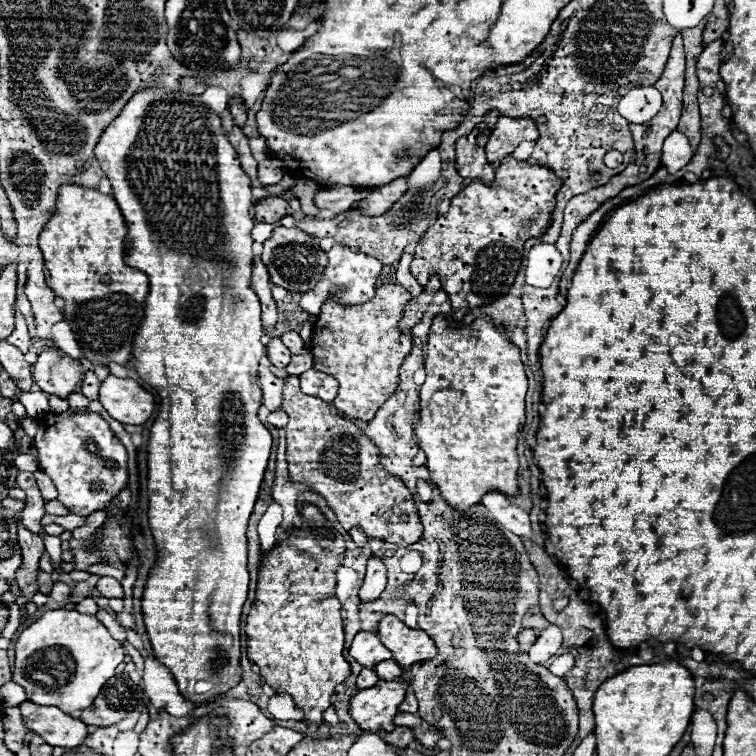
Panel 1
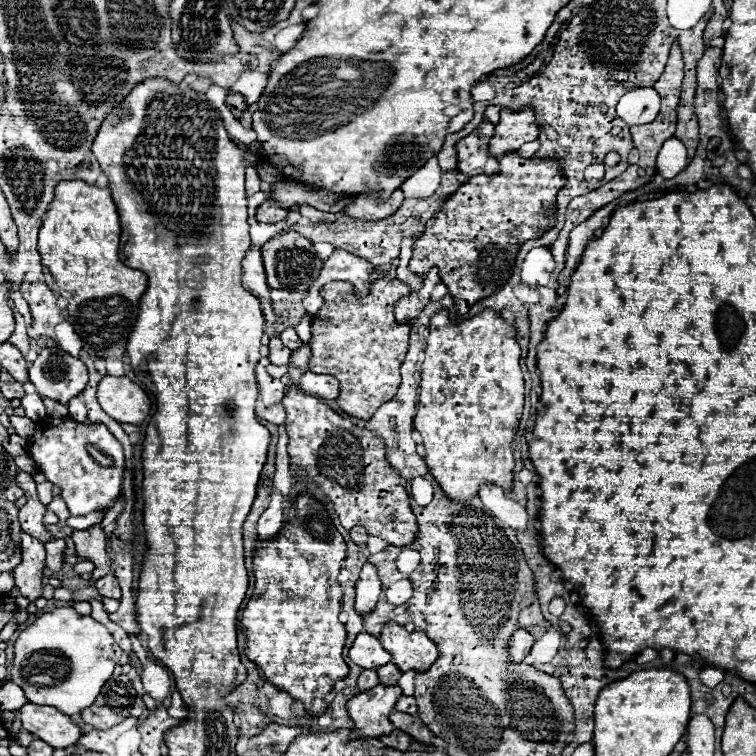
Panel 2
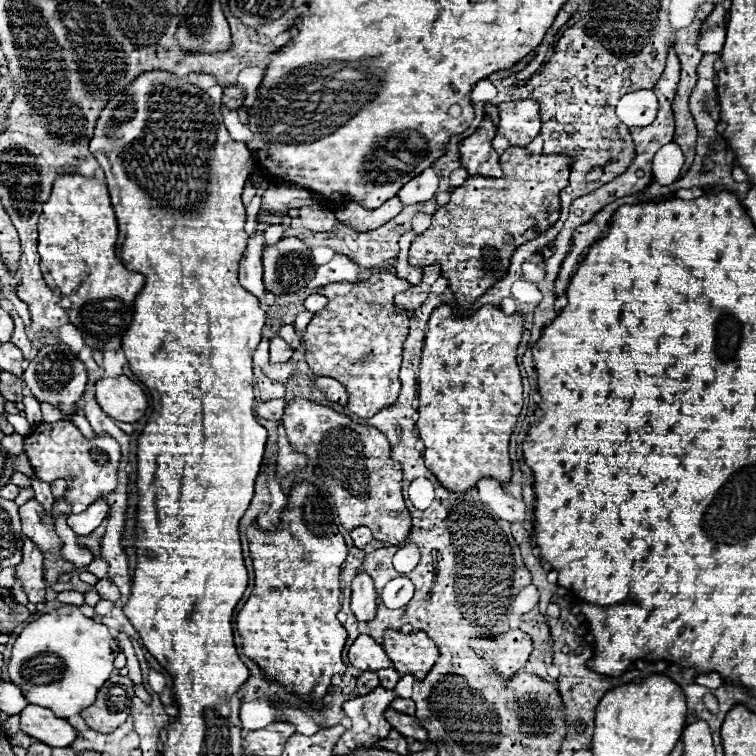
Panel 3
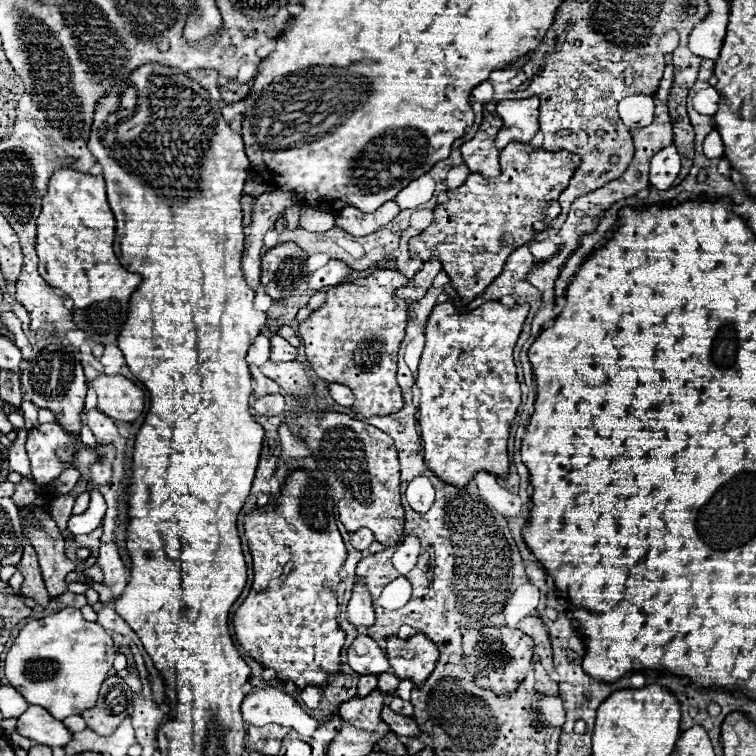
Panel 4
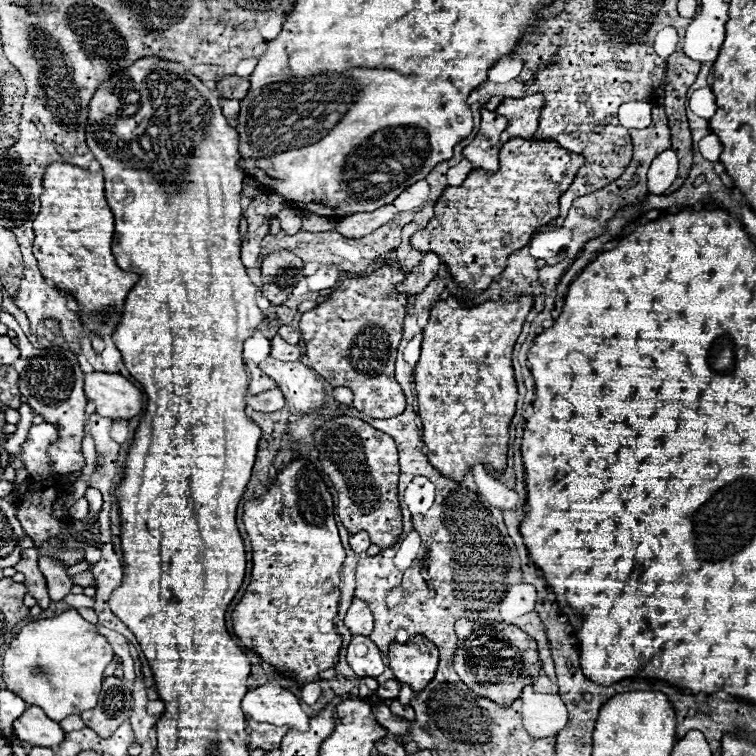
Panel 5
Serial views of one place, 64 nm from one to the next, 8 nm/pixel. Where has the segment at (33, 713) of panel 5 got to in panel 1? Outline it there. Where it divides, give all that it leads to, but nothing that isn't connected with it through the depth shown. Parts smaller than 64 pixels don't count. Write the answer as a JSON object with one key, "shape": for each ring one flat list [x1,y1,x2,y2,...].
{"shape":[[26,700,24,704,20,704,20,710,26,726,32,732,40,734,50,746,62,746,66,750,78,748,90,734,88,724,64,714,56,706,38,706]]}

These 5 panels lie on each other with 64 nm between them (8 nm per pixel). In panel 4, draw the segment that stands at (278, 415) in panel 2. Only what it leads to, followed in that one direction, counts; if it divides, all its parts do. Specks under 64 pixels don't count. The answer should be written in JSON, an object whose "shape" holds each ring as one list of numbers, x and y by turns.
{"shape":[[272,394,272,396,256,398,252,408,262,416,278,416,278,414,284,412,284,396,282,394]]}

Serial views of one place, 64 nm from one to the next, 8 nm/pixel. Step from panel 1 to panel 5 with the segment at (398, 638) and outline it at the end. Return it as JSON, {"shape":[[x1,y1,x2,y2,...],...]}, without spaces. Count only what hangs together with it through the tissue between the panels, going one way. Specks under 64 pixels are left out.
{"shape":[[420,634,404,644,392,642,386,656,394,678,402,684,410,684,414,692,422,690,434,678,438,666,438,648]]}

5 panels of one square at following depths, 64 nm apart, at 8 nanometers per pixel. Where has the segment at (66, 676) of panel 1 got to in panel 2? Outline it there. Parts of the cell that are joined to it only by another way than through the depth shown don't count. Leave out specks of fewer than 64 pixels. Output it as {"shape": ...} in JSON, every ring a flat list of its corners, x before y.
{"shape":[[70,606,56,608,20,632,14,644,10,680,26,692,28,702,54,706,72,716,96,700,122,654,124,650,114,642,108,628,92,616,82,616]]}

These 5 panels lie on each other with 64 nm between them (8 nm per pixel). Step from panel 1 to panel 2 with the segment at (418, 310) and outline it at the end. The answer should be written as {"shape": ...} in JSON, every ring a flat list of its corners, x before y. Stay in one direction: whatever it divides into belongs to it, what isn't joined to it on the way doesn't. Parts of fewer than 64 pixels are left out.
{"shape":[[432,268,424,280,424,286,420,288,420,292,410,292,406,298,402,298,398,304,396,304,396,320,406,322,406,320,416,320,418,314,424,310,424,306,430,302,430,294,434,290,434,286,440,282,440,276,438,276,438,268]]}

